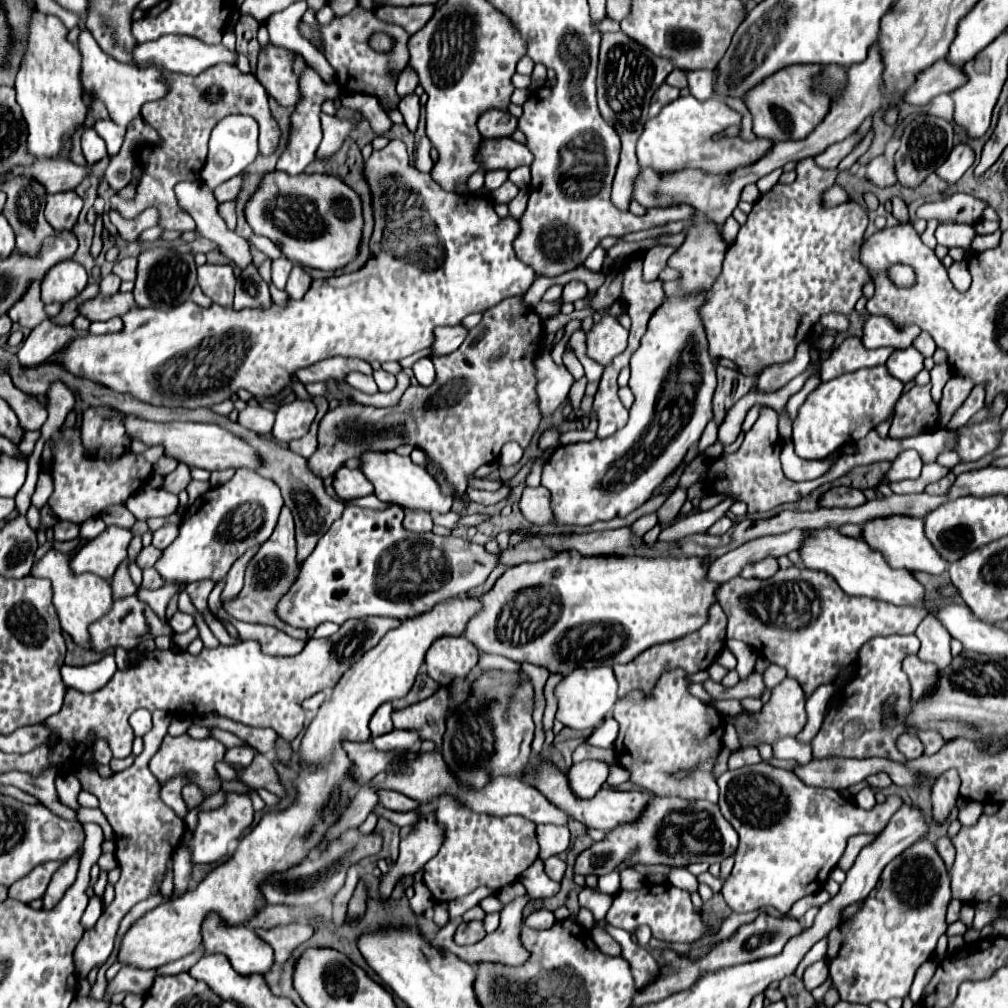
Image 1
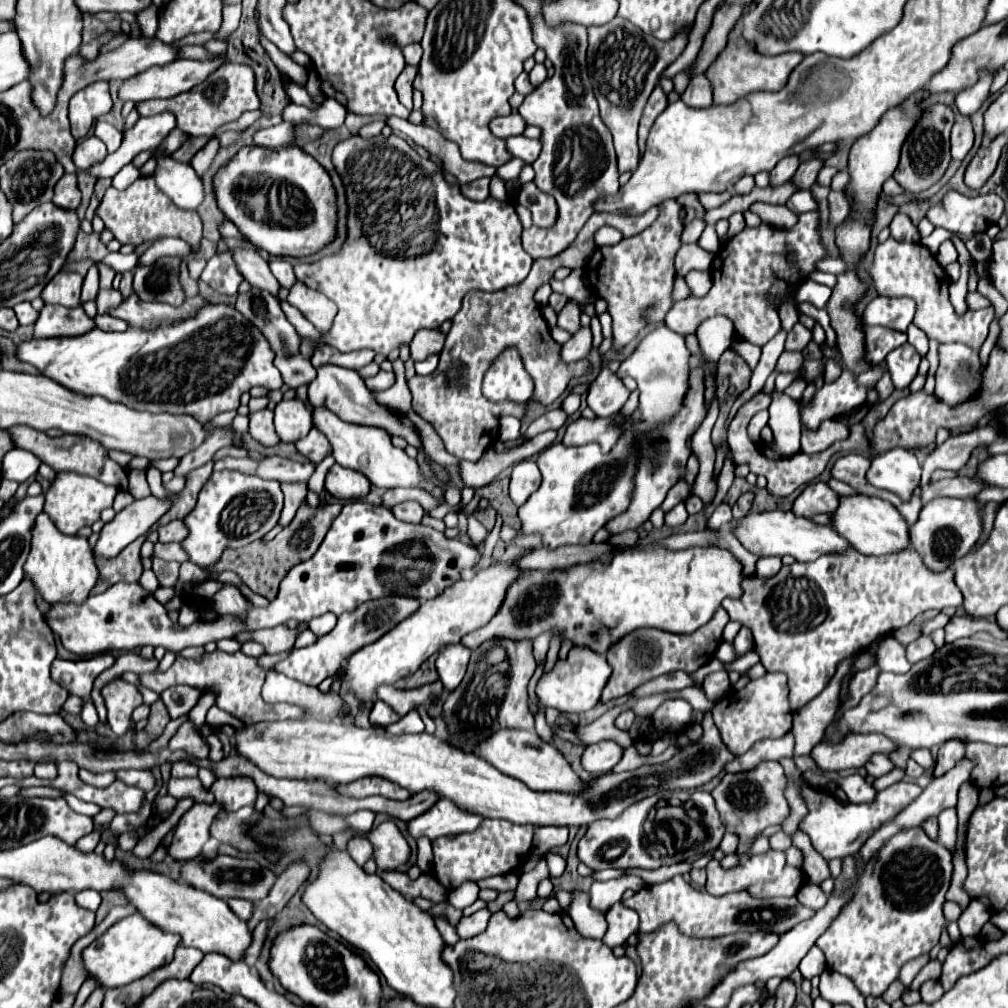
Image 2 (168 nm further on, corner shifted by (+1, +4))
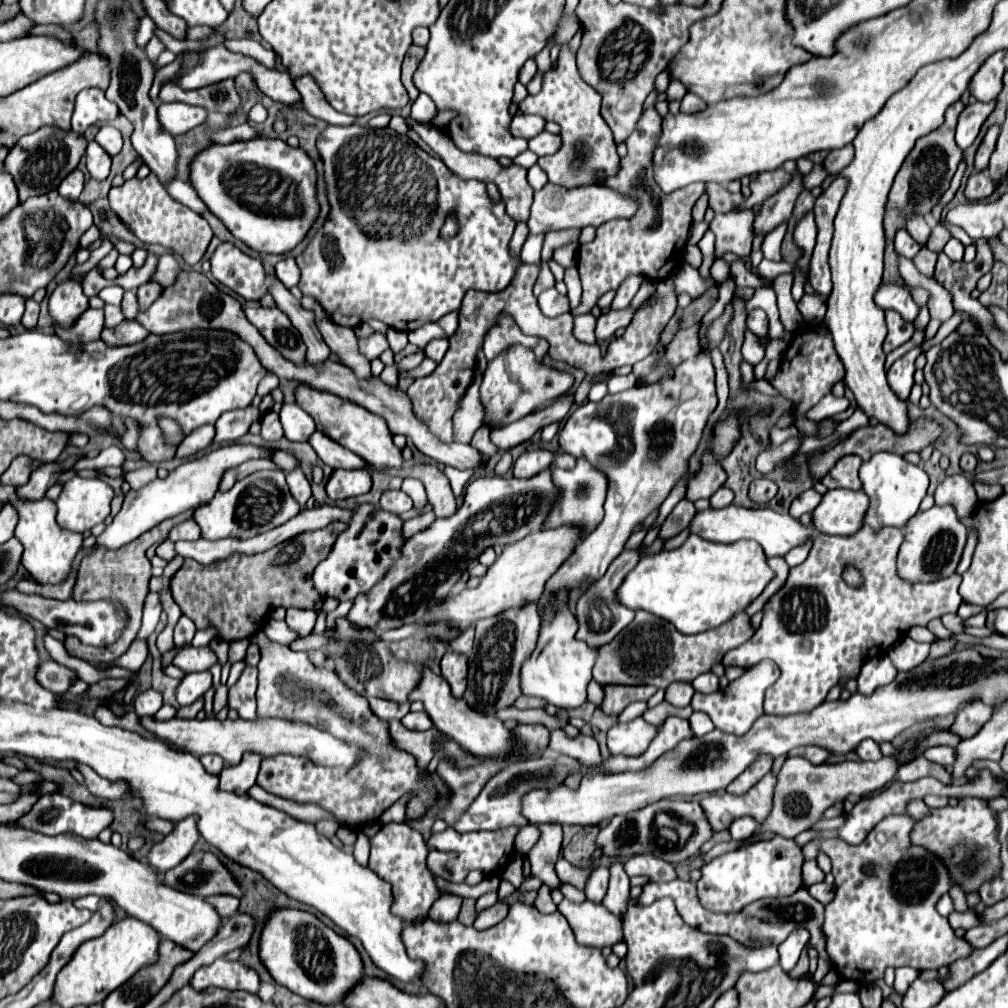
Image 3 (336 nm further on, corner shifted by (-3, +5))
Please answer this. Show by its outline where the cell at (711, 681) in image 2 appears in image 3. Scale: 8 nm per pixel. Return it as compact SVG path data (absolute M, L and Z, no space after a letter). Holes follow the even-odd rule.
M705 672L705 674L701 674L701 676L697 676L693 682L693 688L697 690L697 692L715 692L717 690L717 684L719 684L719 678L713 674L713 672Z

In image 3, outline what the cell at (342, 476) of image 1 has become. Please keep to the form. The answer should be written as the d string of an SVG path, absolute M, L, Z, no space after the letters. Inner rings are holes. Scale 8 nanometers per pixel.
M333 470L331 478L325 484L329 498L343 500L351 496L361 496L371 490L371 472L369 470Z

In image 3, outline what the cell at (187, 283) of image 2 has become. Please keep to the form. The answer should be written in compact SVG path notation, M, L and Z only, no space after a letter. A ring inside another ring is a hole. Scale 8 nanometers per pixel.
M161 254L159 260L157 260L157 266L155 266L155 272L149 280L157 282L161 286L169 286L177 278L177 272L179 272L177 260L171 254Z

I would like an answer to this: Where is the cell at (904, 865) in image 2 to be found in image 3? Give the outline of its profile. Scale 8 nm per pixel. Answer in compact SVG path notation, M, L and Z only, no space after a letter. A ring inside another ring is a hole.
M893 814L893 816L885 816L867 834L867 838L857 846L851 846L841 838L813 840L807 846L803 846L805 860L817 858L819 850L823 850L831 858L831 866L833 866L831 874L835 876L837 892L835 892L835 900L825 906L823 934L827 936L827 952L833 958L839 976L847 978L847 980L855 980L861 986L871 984L877 978L883 978L883 972L887 966L893 966L893 968L911 966L917 970L925 970L925 968L937 970L937 968L953 964L965 956L971 956L975 950L965 938L955 936L947 918L943 918L935 910L937 900L945 892L949 892L951 880L949 880L949 874L945 872L945 866L941 864L941 860L933 858L929 850L909 844L909 832L913 830L913 824L915 824L915 820L911 816ZM869 862L875 866L873 876L863 874L863 866Z

